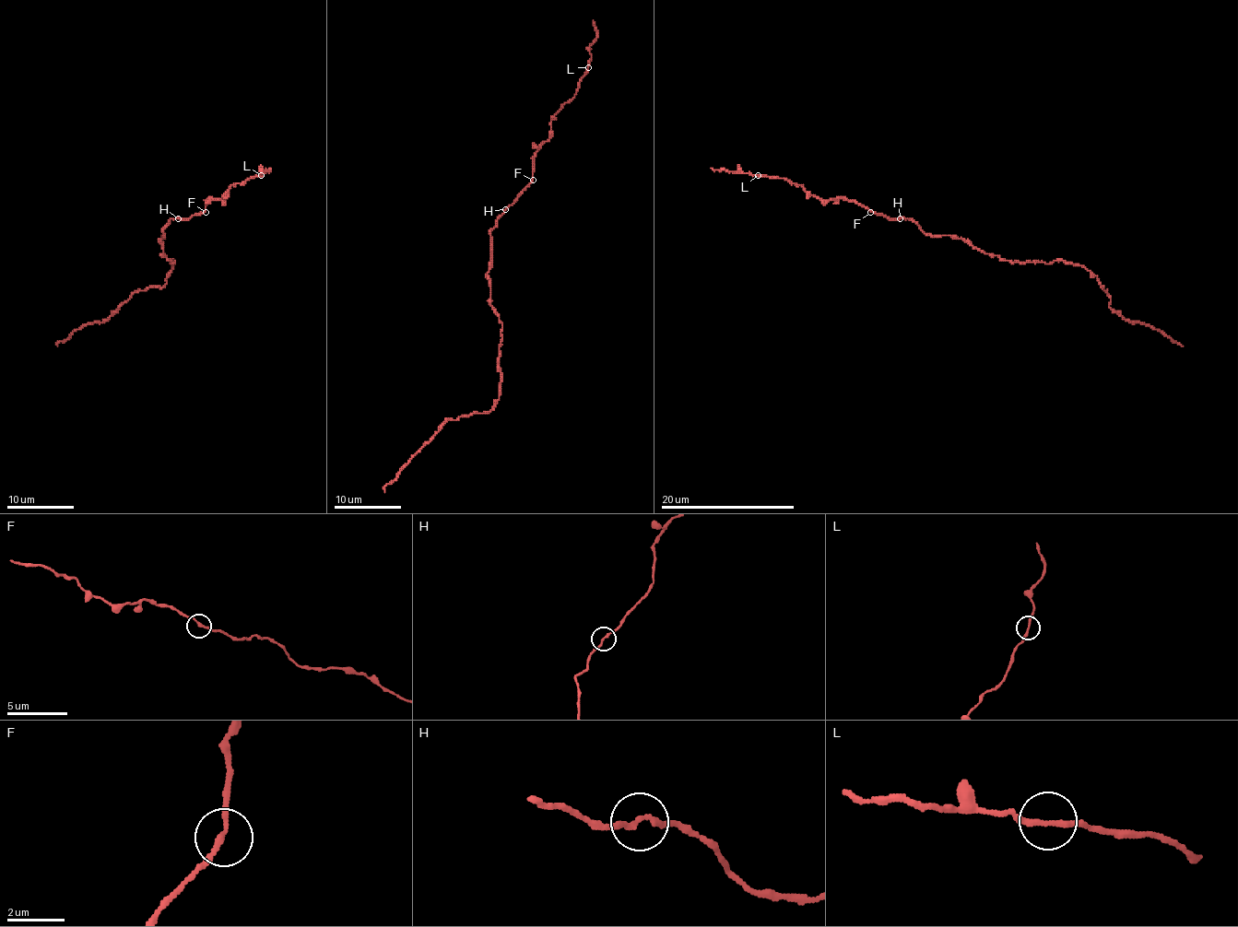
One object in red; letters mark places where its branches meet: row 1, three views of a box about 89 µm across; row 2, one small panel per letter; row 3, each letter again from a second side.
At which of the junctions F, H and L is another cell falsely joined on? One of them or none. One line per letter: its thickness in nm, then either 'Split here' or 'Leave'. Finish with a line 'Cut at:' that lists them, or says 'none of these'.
F: Thickness 180 nm. Leave
H: Thickness 180 nm. Leave
L: Thickness 190 nm. Leave
Cut at: none of these

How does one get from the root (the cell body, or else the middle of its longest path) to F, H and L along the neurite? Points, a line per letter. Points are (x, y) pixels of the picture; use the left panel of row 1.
F: (161, 243), (163, 228), (171, 218), (188, 218), (206, 212)
H: (161, 243), (163, 228), (171, 218), (178, 218)
L: (161, 243), (163, 228), (171, 218), (198, 215), (208, 198), (222, 200), (232, 185), (243, 183), (261, 175)

